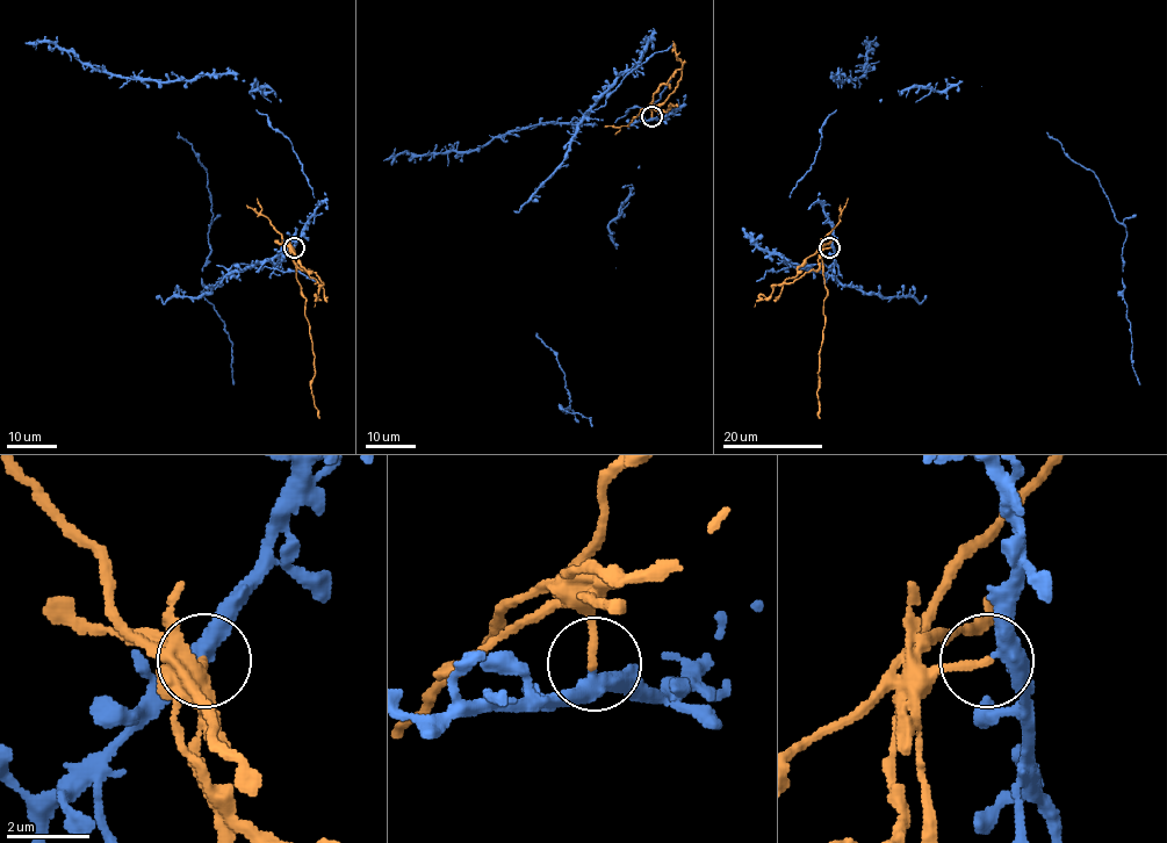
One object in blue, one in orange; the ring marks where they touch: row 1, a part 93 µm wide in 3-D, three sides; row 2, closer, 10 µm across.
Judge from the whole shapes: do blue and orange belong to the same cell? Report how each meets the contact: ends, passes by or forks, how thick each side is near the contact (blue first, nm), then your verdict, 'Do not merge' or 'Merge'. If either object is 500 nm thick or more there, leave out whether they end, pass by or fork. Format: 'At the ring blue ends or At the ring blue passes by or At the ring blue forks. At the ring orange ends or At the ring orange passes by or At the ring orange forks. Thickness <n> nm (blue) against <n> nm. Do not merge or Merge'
At the ring blue passes by. At the ring orange ends. Thickness 400 nm (blue) against 190 nm. Do not merge

